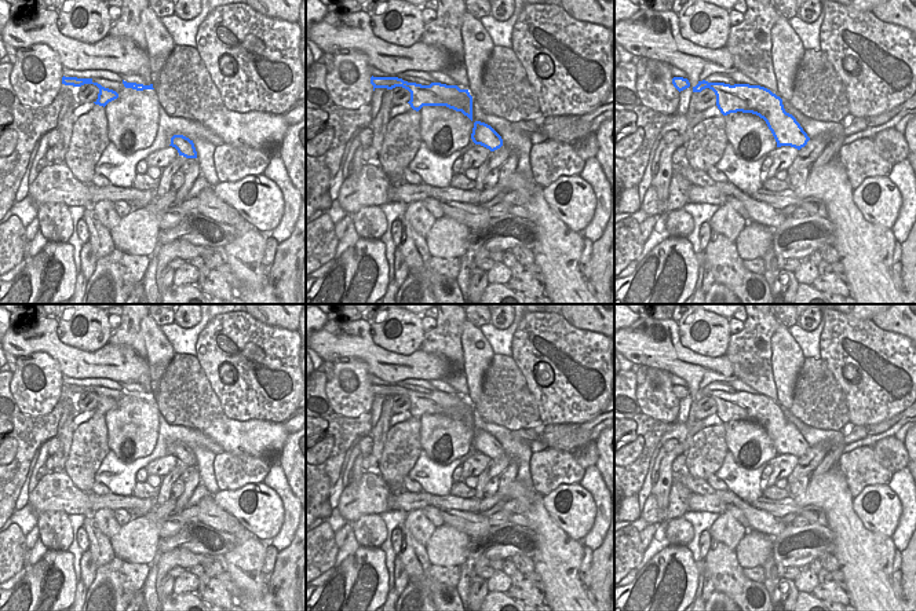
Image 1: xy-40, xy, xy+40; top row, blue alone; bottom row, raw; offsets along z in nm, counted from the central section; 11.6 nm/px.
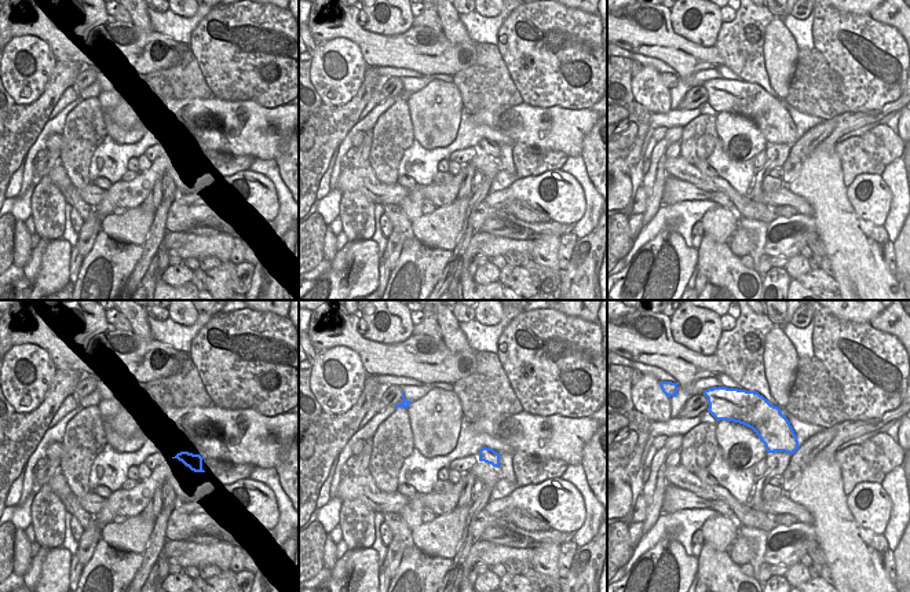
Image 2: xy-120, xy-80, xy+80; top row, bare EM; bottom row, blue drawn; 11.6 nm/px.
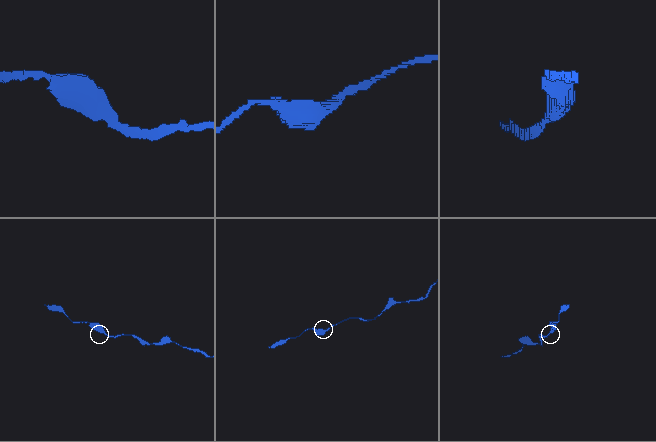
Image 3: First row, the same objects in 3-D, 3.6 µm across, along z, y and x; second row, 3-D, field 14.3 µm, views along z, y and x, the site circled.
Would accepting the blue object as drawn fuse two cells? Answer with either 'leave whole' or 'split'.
leave whole

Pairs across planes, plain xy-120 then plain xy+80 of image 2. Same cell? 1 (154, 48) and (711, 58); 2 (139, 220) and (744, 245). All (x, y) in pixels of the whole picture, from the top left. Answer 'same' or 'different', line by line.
1: same
2: same

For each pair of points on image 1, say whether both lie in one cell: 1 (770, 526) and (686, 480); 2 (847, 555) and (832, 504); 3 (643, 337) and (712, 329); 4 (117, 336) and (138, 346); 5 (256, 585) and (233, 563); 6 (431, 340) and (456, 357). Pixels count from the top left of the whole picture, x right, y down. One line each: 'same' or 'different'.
1: same
2: same
3: different
4: same
5: same
6: same

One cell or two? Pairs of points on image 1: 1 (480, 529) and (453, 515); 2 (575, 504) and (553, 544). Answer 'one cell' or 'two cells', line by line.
1: one cell
2: two cells

